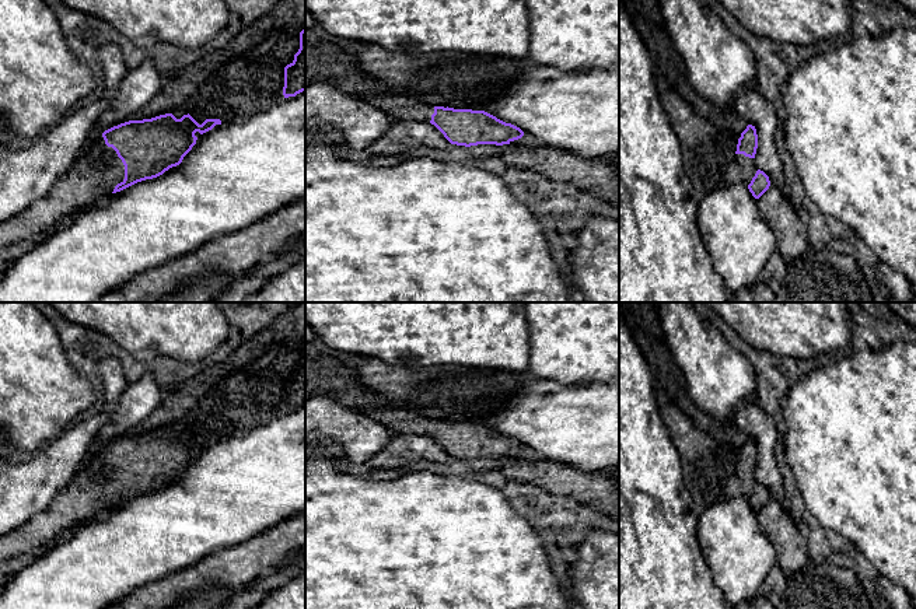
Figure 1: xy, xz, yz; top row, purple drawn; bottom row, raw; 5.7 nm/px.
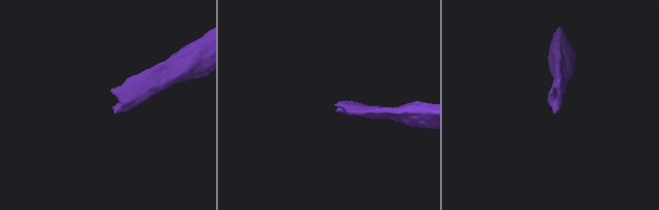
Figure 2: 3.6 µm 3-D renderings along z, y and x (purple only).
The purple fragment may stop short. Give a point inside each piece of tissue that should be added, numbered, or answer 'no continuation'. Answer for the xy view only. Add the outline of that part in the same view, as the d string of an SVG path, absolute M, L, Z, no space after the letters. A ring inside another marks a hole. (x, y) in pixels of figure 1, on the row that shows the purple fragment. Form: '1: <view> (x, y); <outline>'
1: xy (84, 184); M94 137L94 155L80 154L67 175L60 179L46 196L35 200L17 216L0 223L0 251L15 242L27 241L62 218L73 216L77 210L109 197L115 186L125 179L125 165L112 147L105 144L104 137Z

